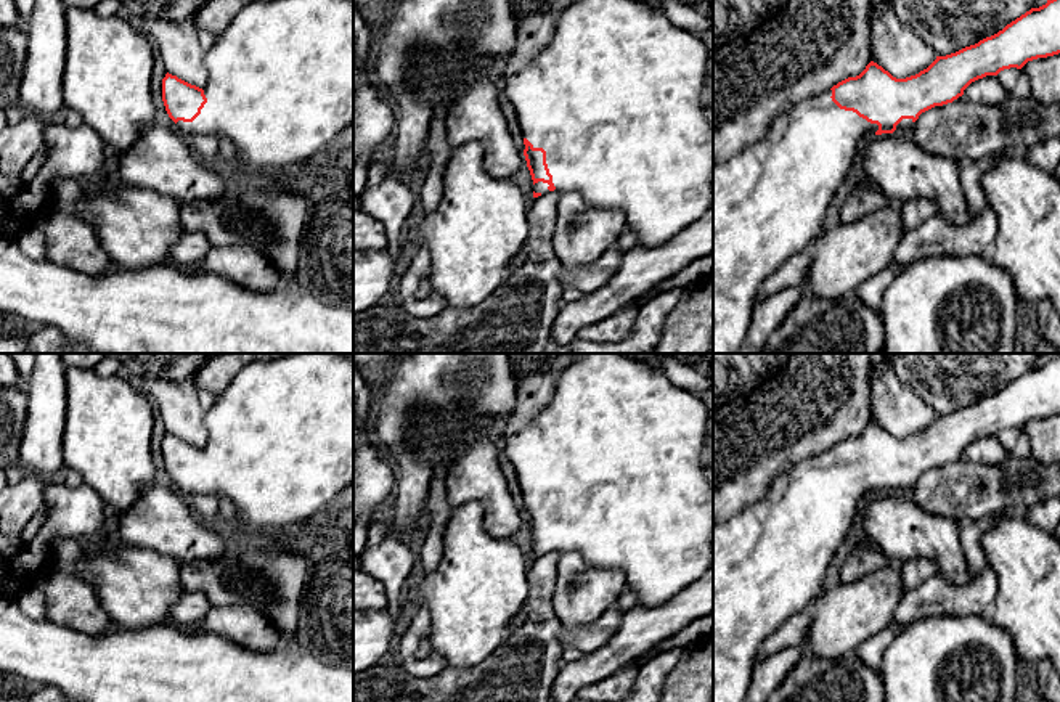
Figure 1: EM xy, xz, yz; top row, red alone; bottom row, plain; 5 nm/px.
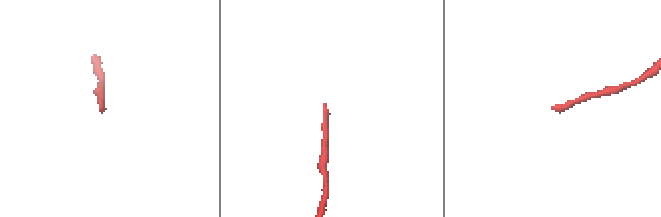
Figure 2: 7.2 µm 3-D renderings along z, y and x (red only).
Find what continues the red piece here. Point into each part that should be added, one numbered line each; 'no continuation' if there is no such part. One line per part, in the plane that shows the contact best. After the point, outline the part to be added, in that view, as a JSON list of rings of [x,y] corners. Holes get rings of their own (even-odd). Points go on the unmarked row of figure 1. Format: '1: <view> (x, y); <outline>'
1: yz (770, 559); [[[826,450],[817,456],[806,458],[789,471],[781,472],[769,485],[766,495],[752,504],[744,506],[724,522],[713,522],[713,702],[744,702],[745,692],[752,681],[755,659],[764,639],[781,628],[792,615],[809,610],[824,591],[827,567],[851,529],[856,516],[858,503],[869,495],[875,495],[877,484],[870,484],[853,471],[840,469],[832,461],[832,450]]]

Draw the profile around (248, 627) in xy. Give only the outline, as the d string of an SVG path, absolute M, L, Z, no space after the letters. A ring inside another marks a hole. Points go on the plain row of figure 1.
M233 604L212 607L206 618L190 626L193 631L220 635L243 647L268 651L283 643L283 635L257 609Z

